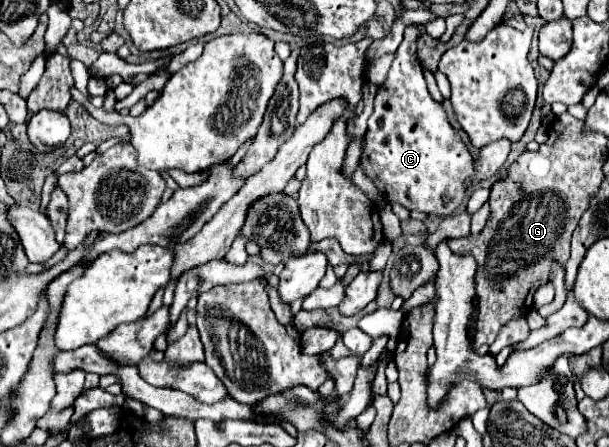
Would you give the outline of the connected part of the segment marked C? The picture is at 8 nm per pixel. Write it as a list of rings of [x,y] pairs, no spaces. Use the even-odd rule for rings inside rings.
[[[408,25],[390,73],[376,93],[360,165],[388,201],[396,201],[408,211],[418,209],[434,215],[450,215],[466,199],[464,183],[474,175],[474,159],[460,135],[450,127],[444,107],[438,105],[426,89],[416,57],[418,37],[418,27]]]

